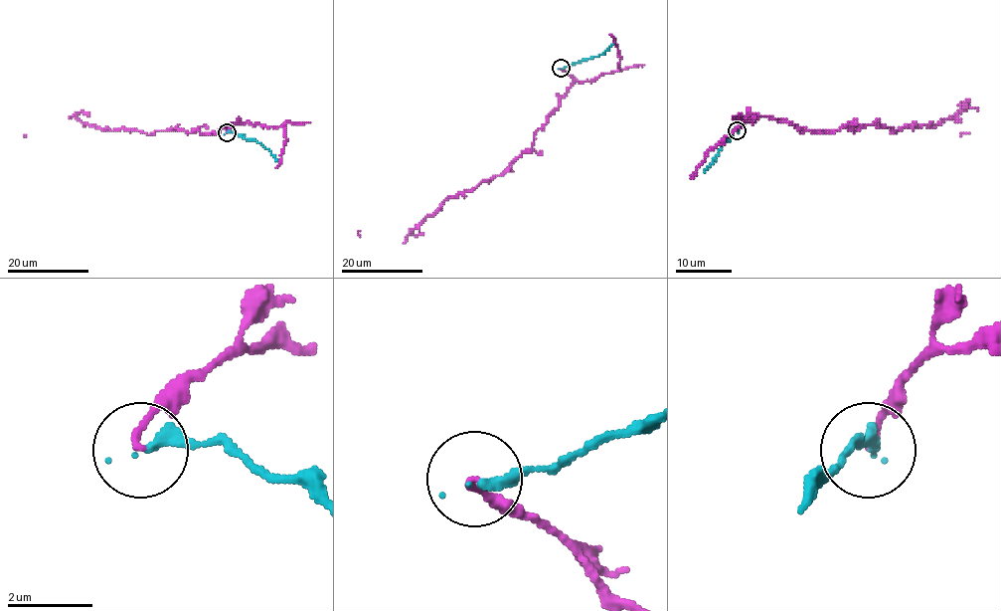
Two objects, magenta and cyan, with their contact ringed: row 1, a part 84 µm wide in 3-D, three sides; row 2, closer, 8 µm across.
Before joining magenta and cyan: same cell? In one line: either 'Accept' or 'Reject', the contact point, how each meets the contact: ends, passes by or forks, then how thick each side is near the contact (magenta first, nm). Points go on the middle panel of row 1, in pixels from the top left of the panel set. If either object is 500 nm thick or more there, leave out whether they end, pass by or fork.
Reject. Place: (561, 68). At the ring magenta ends. At the ring cyan ends. Thickness 130 nm (magenta) against 300 nm

